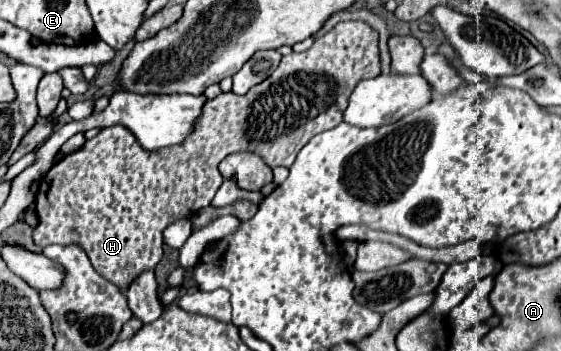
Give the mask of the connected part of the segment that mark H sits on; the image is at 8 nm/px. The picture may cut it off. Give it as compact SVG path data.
M363 21L337 23L329 33L317 37L307 51L283 57L271 77L255 85L247 95L241 97L235 93L221 93L219 97L209 99L193 133L181 145L145 151L125 127L115 125L101 129L93 139L85 141L81 149L57 161L41 179L35 195L35 211L39 217L39 225L33 231L35 245L41 249L53 243L75 243L83 247L97 273L125 291L141 271L155 269L159 263L163 255L163 229L175 219L191 217L211 203L213 195L223 183L217 165L227 155L237 151L253 151L261 155L269 167L291 167L297 153L311 137L339 125L355 85L381 73L377 39L379 35L375 35L375 29Z

